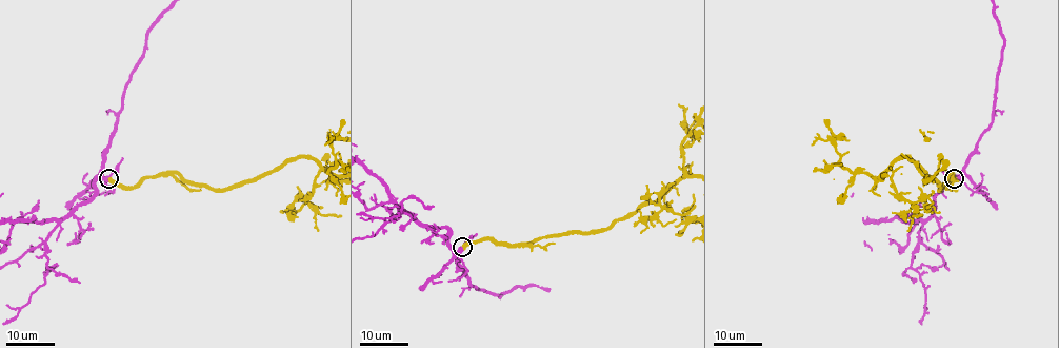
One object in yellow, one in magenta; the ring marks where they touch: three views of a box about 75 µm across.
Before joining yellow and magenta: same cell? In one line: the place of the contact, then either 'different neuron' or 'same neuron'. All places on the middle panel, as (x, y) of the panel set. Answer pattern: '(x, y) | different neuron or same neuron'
(462, 247) | same neuron

